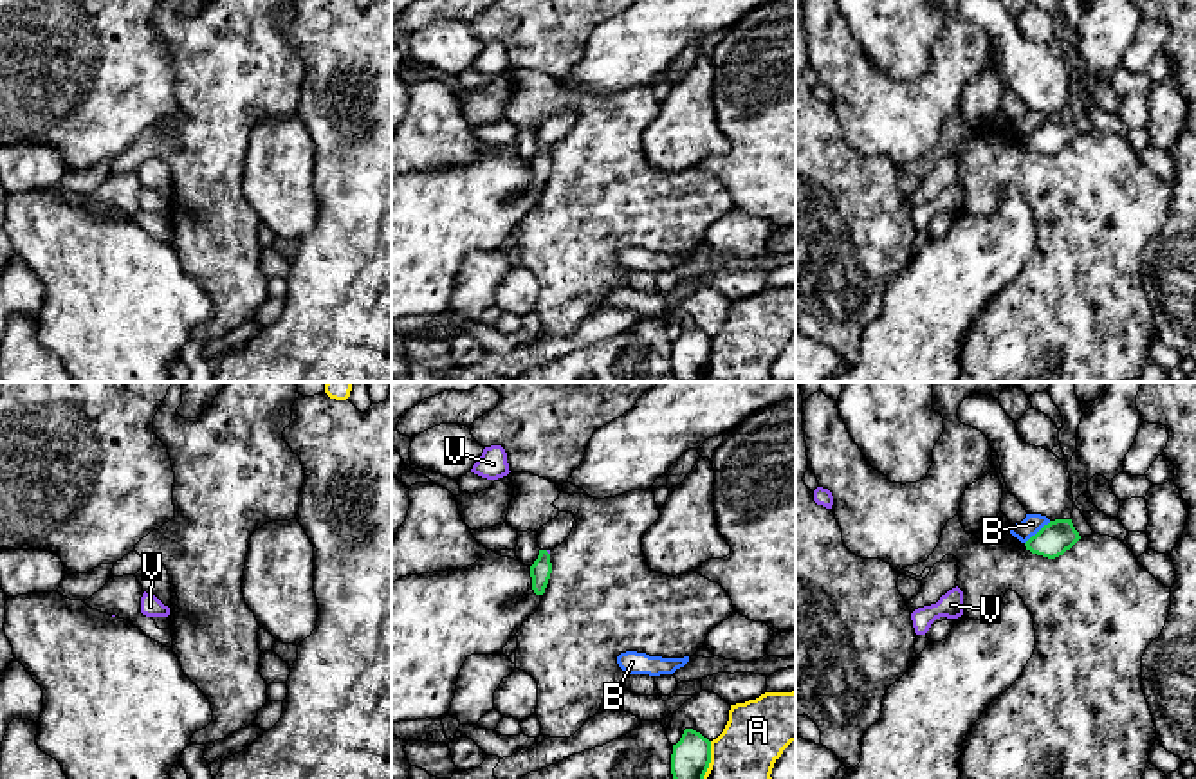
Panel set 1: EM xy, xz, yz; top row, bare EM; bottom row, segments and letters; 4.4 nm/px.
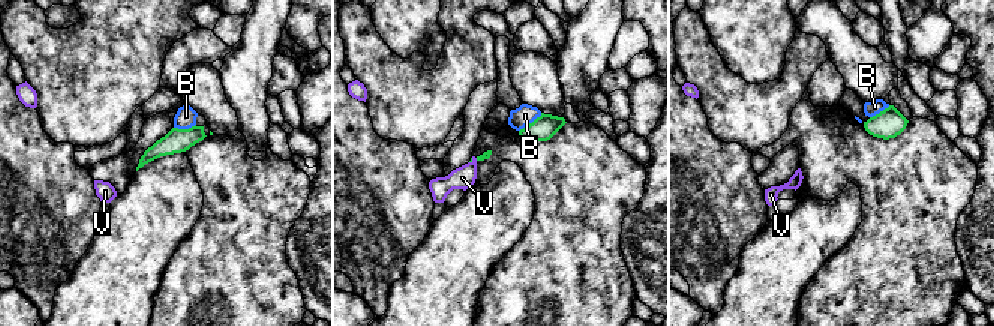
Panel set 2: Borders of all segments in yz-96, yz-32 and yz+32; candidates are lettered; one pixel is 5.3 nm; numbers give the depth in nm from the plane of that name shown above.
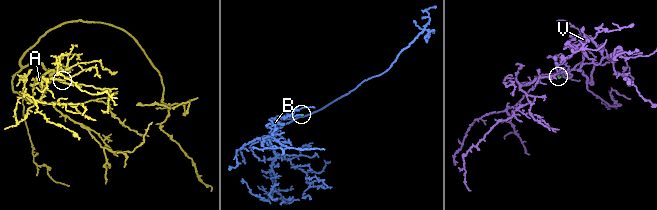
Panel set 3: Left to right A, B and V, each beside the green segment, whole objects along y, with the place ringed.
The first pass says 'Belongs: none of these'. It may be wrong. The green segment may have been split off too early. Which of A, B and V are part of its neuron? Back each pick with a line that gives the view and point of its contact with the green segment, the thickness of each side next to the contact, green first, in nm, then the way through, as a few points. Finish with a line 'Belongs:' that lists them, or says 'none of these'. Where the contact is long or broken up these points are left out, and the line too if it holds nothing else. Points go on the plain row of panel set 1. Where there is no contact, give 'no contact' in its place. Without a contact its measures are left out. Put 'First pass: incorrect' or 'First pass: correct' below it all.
V: meets green in xz at (547, 148); 90 nm thick on the green side, 20 nm on the other; runs through xz (542, 164), (547, 148), (547, 146)
Belongs: V
First pass: incorrect

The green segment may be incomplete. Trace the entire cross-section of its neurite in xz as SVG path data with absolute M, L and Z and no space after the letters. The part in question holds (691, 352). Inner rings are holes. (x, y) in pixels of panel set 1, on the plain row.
M685 325L673 341L671 370L676 382L700 382L711 359L711 337L693 325Z

